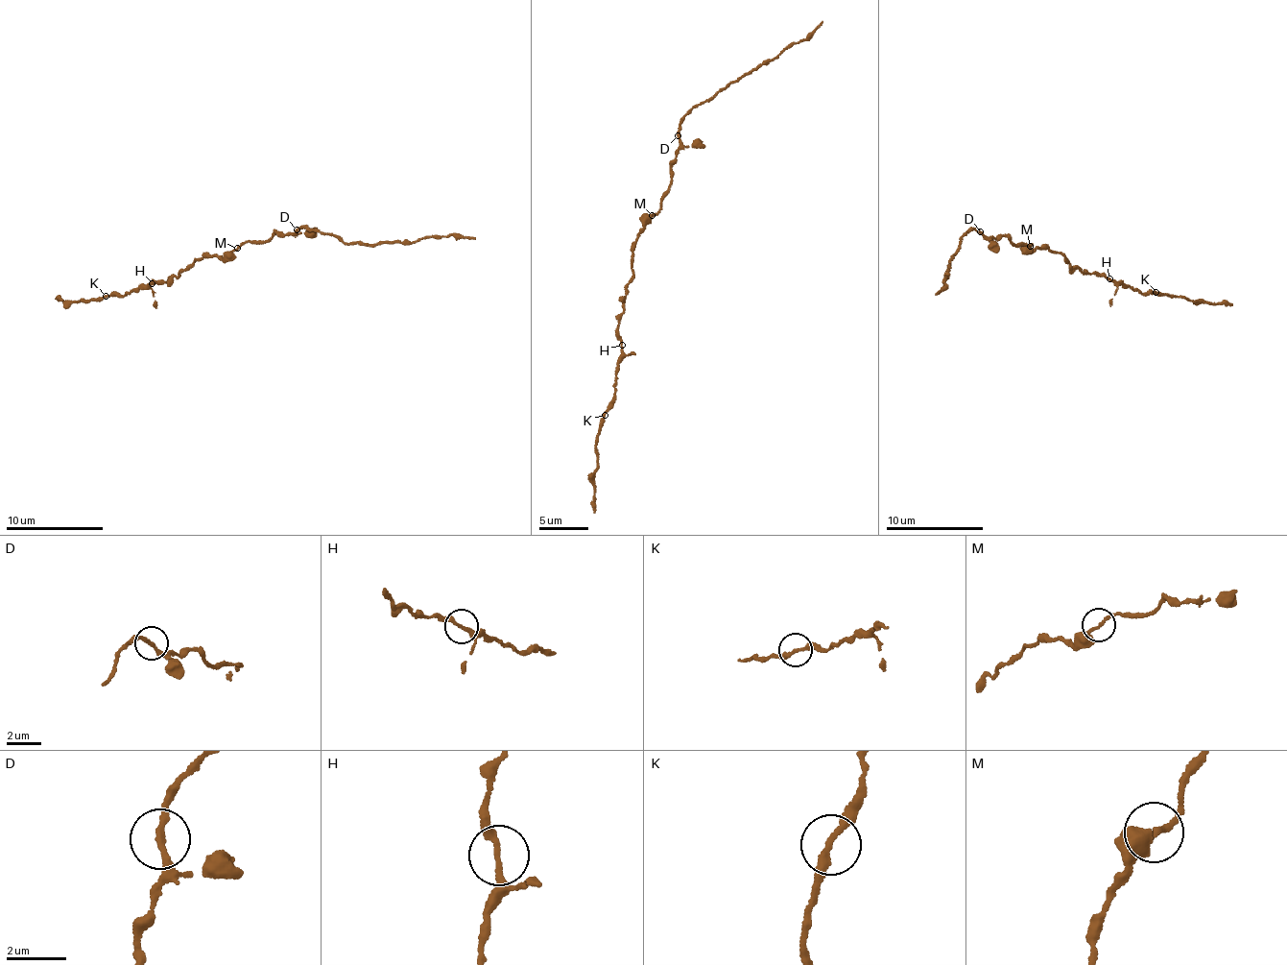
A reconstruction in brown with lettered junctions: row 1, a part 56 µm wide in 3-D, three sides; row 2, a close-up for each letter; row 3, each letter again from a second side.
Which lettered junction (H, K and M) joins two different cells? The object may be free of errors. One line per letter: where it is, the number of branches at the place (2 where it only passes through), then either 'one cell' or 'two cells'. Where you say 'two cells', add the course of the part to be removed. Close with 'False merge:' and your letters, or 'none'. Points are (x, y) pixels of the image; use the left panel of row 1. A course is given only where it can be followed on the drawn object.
H: place (152, 283); branches 2; one cell
K: place (106, 296); branches 2; one cell
M: place (237, 248); branches 2; one cell
False merge: none

